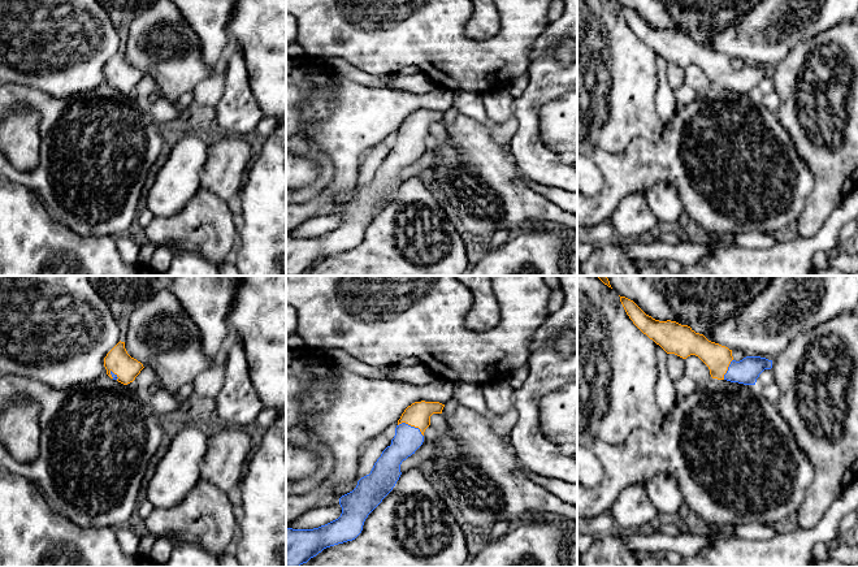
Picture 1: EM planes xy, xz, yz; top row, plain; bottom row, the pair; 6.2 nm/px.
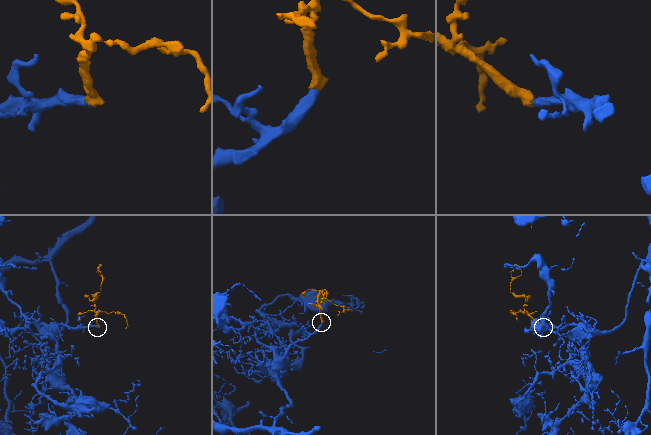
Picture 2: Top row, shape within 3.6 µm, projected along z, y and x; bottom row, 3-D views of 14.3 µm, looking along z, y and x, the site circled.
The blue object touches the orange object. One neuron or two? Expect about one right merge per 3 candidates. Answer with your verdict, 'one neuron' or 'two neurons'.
one neuron

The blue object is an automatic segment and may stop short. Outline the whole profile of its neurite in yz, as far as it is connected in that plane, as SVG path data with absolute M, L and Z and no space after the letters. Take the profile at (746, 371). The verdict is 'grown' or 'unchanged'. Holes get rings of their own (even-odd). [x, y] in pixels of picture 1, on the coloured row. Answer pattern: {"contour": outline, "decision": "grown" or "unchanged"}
{"contour": "M620 297L620 302L633 324L667 354L682 359L698 356L708 367L712 378L755 385L759 375L772 368L772 360L760 356L746 356L736 362L732 350L708 341L690 326L671 320L655 320L625 297Z", "decision": "grown"}

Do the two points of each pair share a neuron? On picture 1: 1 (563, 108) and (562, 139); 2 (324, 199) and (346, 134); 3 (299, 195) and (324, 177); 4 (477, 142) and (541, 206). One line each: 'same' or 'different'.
1: same
2: same
3: same
4: same

